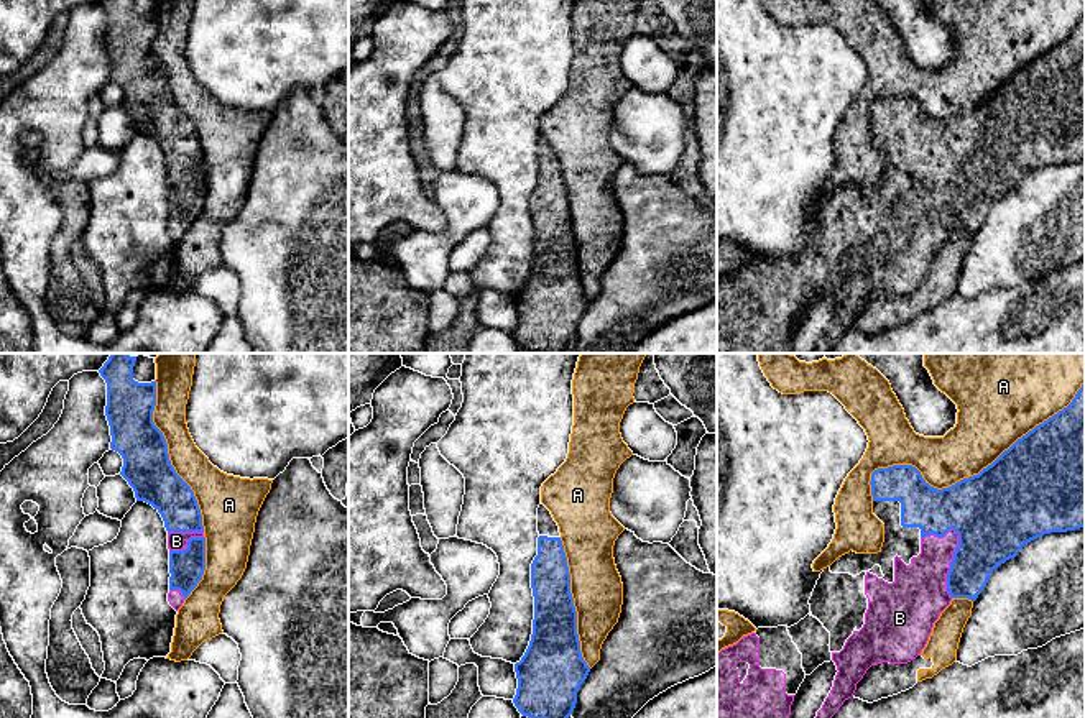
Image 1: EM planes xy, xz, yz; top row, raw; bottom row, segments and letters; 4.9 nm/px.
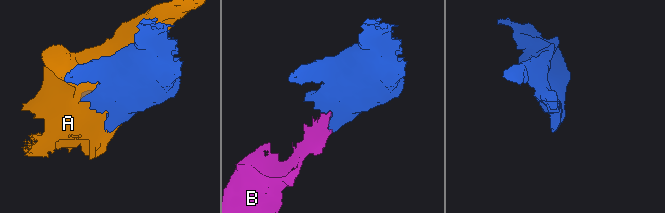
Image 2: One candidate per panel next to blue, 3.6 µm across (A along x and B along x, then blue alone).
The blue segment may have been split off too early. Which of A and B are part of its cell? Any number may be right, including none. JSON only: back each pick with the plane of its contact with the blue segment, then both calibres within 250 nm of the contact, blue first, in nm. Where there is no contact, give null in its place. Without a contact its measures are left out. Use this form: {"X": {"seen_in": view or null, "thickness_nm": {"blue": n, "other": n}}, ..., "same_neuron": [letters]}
{"B": {"seen_in": "yz", "thickness_nm": {"blue": 320, "other": 280}}, "same_neuron": ["B"]}

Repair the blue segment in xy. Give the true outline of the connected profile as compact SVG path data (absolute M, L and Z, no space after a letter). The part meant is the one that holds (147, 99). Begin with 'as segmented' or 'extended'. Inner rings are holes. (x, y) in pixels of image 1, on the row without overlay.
extended; M100 0L99 5L107 15L105 48L112 67L110 81L123 90L120 107L133 120L136 133L151 136L161 146L168 163L171 205L168 233L178 243L202 212L205 202L202 146L194 123L171 97L166 71L153 54L156 13L135 13L133 0Z

